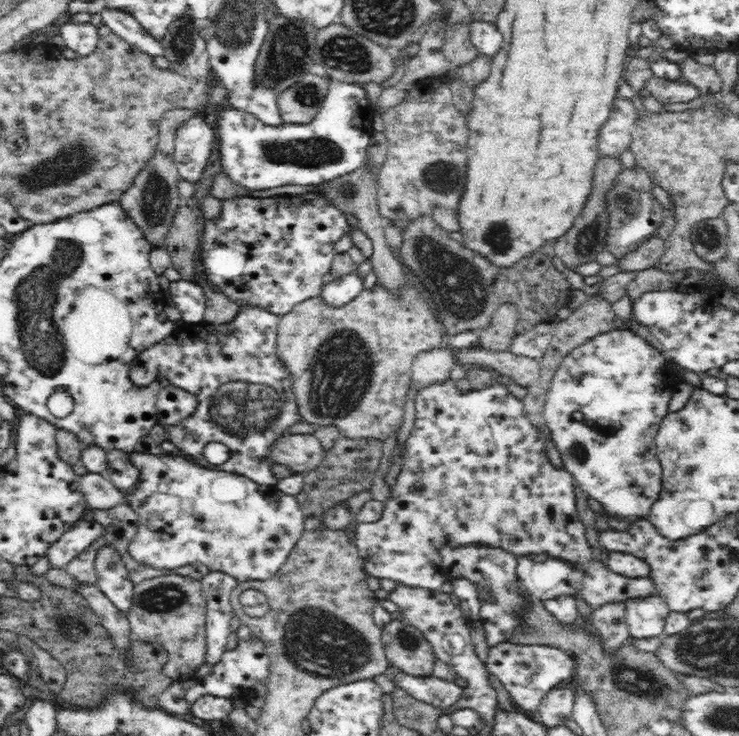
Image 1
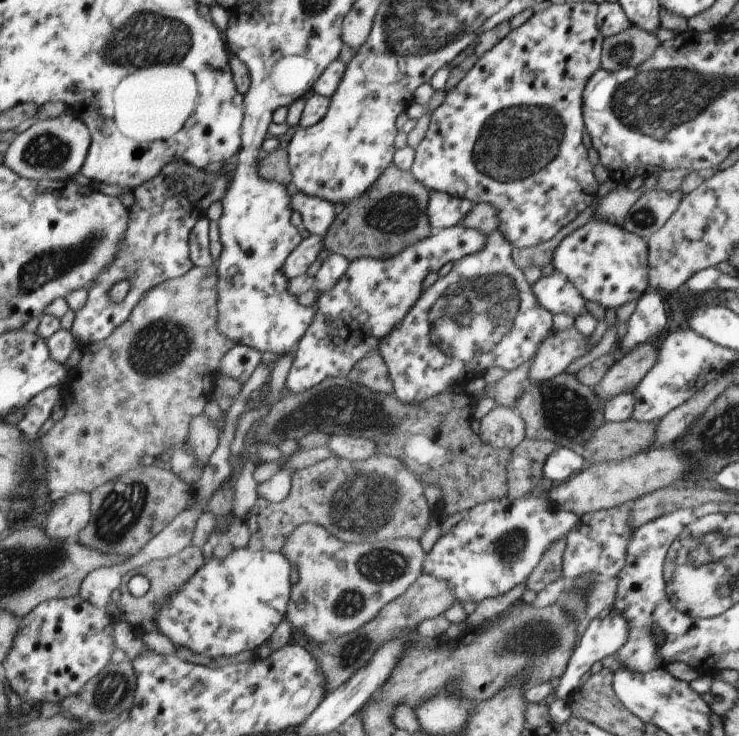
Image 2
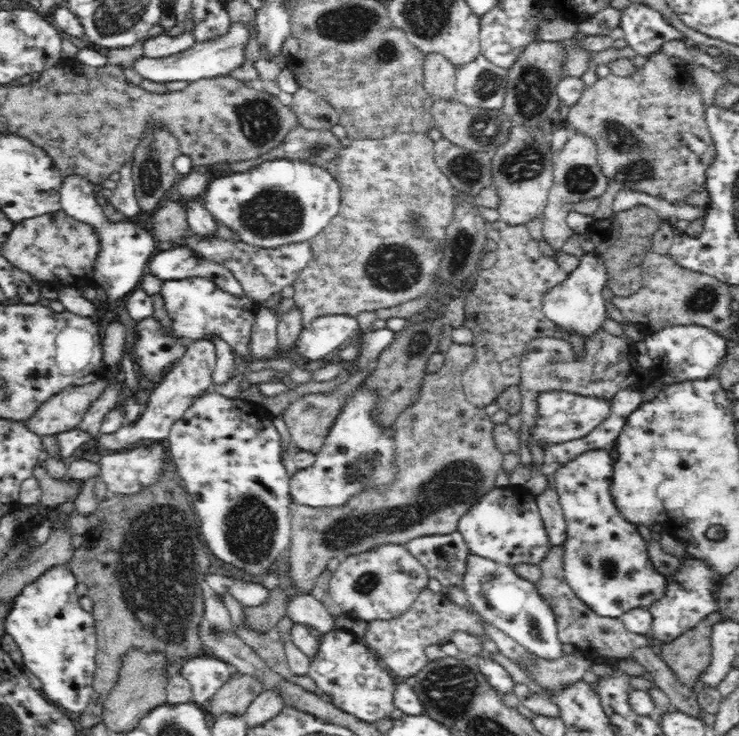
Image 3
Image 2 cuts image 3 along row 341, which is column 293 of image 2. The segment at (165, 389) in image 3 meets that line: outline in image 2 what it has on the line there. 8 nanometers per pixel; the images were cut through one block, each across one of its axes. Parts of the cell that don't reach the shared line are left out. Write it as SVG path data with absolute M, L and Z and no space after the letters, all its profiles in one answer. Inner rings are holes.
M296 191L293 206L296 211L302 212L306 229L311 235L328 238L332 224L335 223L335 204L324 198Z

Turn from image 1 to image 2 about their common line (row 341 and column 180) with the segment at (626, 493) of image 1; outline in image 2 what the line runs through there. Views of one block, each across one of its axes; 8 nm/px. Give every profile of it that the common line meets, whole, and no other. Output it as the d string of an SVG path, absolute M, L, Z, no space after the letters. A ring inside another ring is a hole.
M236 549L228 559L213 556L164 606L157 617L160 633L178 646L212 659L230 658L245 651L259 650L273 639L288 619L295 591L293 563L283 552Z

